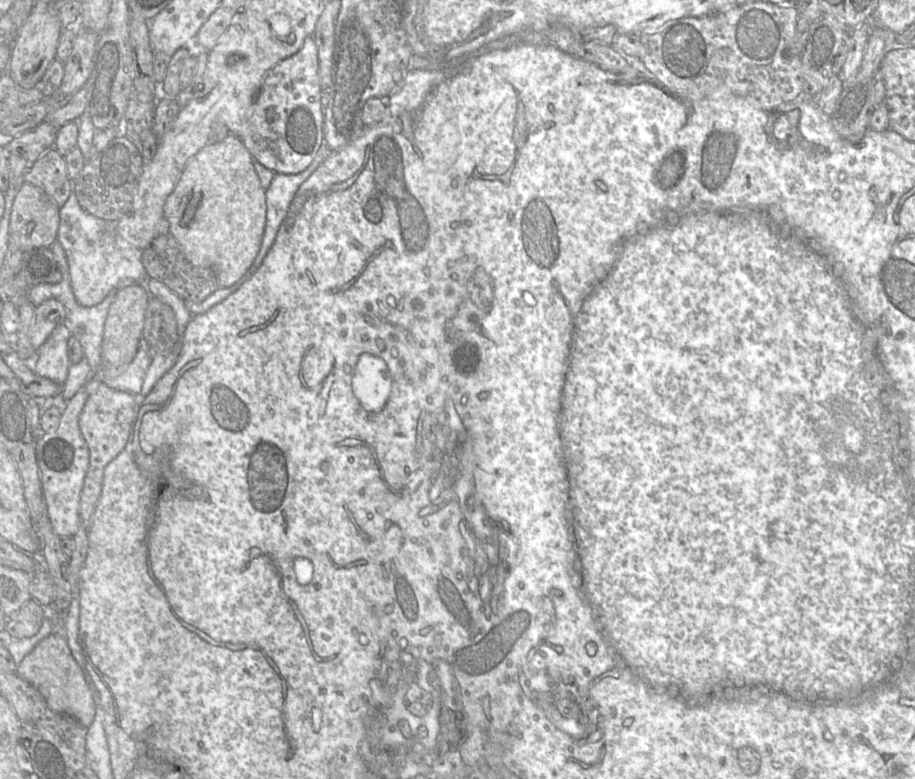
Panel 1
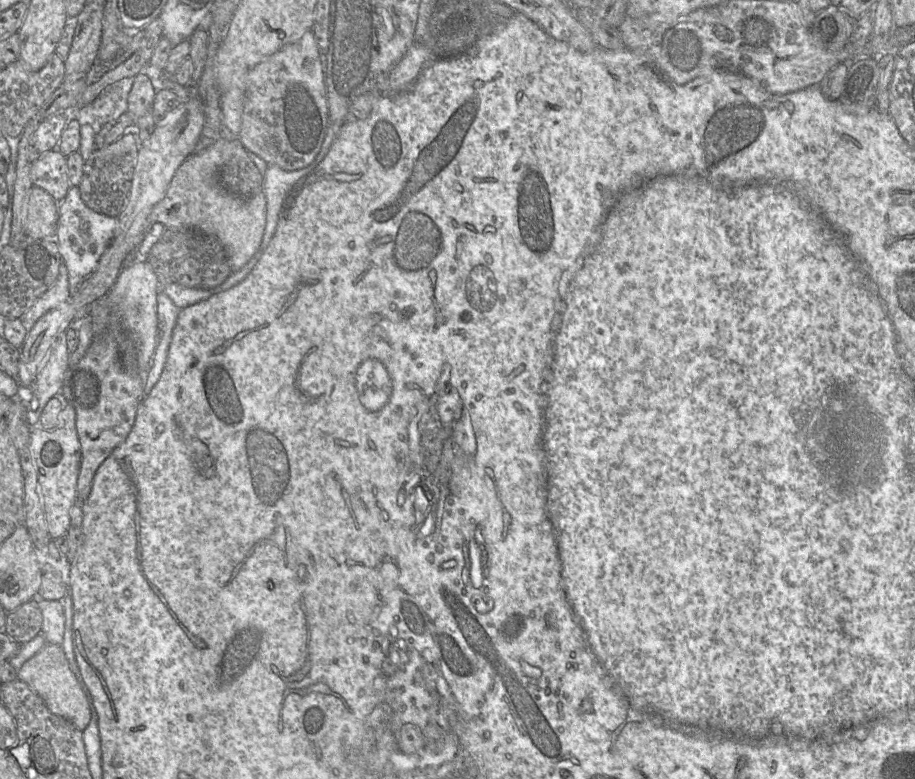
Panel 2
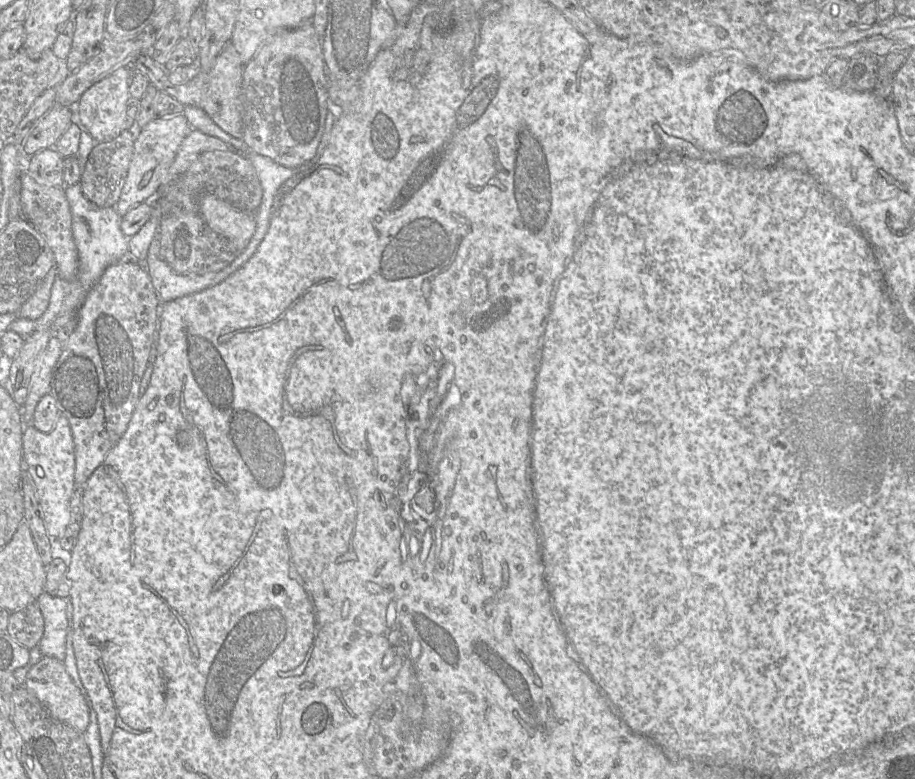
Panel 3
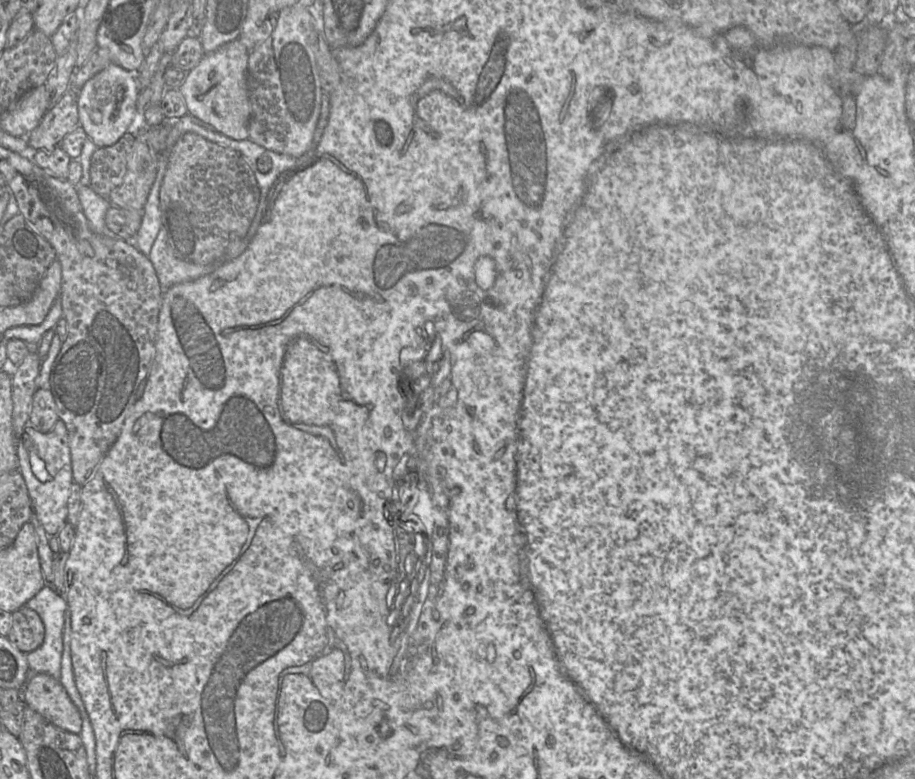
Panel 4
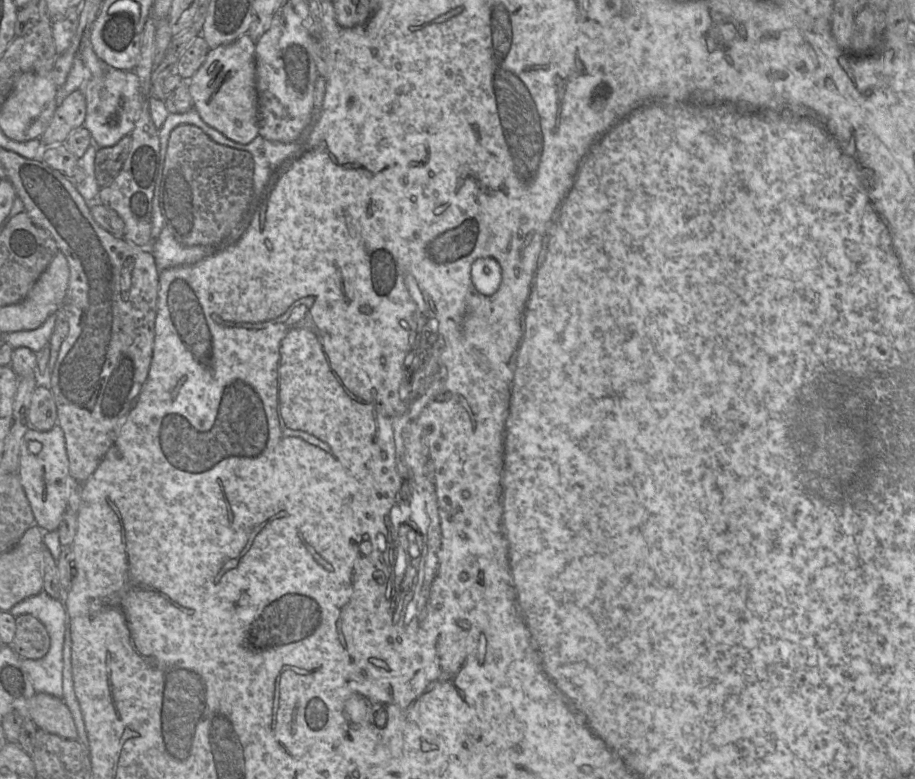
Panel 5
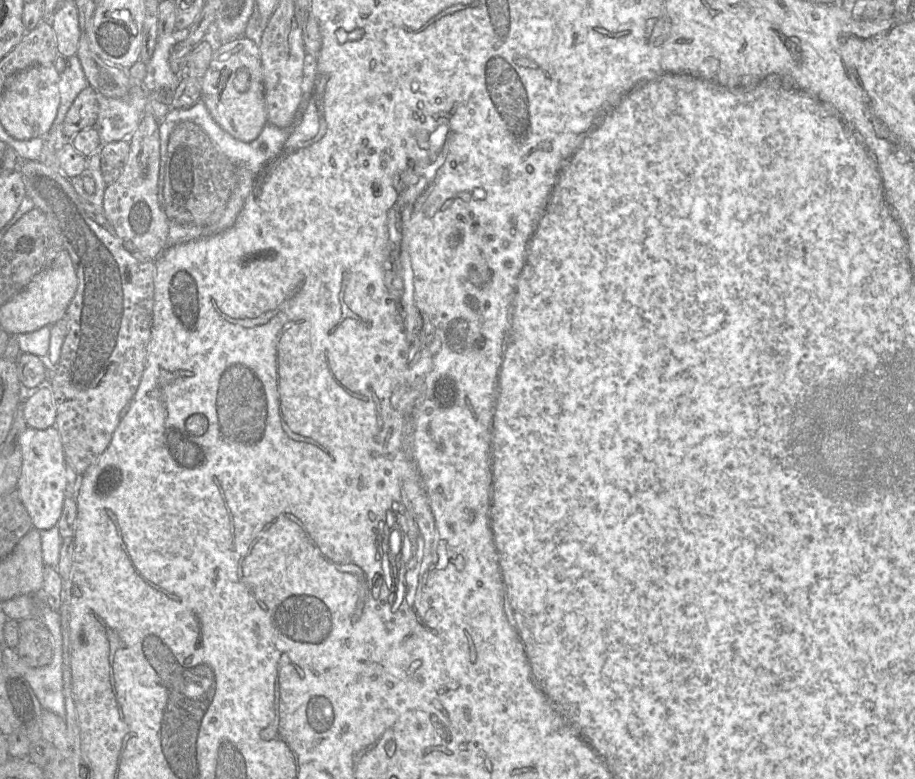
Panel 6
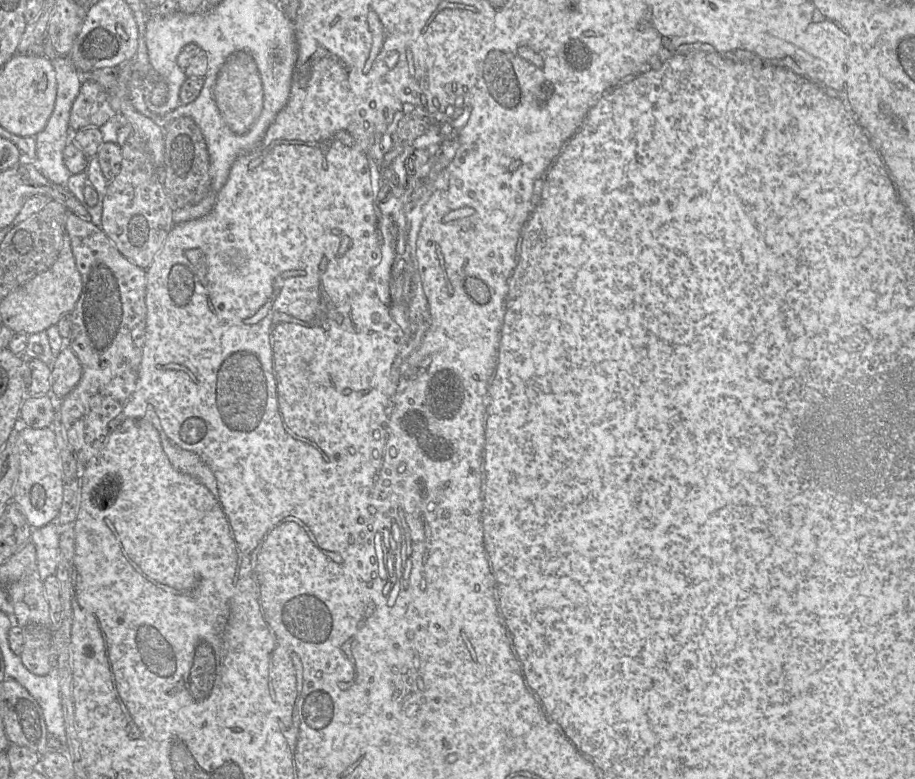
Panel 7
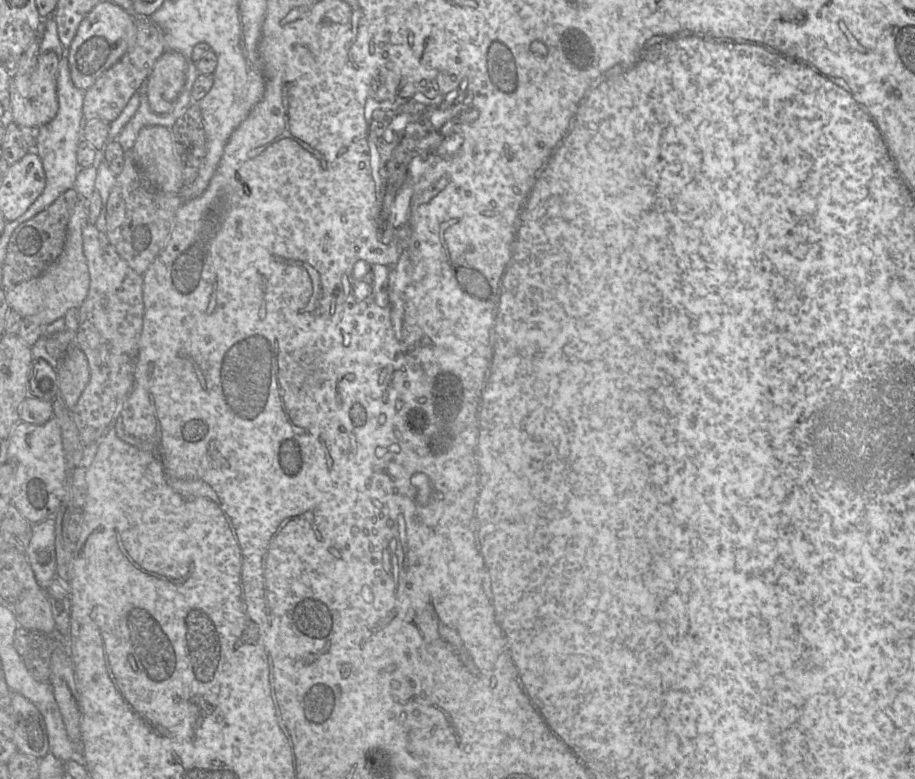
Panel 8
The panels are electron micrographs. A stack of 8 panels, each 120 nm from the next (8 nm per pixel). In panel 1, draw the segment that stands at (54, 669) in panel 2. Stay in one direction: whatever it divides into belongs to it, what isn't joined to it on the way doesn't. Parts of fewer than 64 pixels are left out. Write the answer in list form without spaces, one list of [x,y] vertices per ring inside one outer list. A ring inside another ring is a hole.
[[[53,631],[42,639],[17,665],[17,675],[35,687],[49,708],[67,714],[86,728],[95,714],[95,706],[84,670],[75,661],[62,632]]]

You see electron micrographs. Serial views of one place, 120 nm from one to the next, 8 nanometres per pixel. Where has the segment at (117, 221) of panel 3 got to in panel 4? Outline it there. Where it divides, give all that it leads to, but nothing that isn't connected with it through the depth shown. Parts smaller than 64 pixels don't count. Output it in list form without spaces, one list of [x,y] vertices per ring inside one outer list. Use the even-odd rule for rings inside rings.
[[[78,184],[77,194],[90,229],[99,235],[119,238],[105,223],[105,216],[112,206],[107,198],[95,193],[90,187]]]

